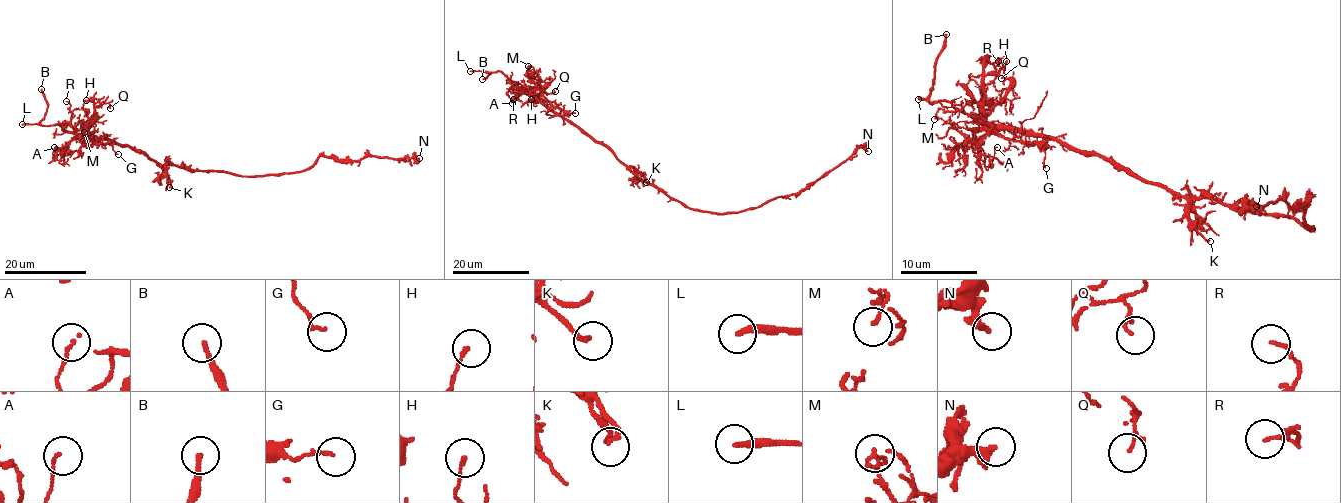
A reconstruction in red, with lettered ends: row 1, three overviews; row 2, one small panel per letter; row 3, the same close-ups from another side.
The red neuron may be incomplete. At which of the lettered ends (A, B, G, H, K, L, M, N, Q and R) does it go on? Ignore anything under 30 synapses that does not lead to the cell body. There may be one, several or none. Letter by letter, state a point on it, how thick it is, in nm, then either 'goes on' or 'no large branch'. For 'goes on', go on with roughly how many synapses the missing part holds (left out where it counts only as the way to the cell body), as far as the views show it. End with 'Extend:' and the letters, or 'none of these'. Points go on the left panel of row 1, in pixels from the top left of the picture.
A: place (54, 147); calibre 110 nm; no large branch
B: place (41, 89); calibre 190 nm; goes on
G: place (118, 154); calibre 120 nm; no large branch
H: place (86, 100); calibre 130 nm; no large branch
K: place (169, 187); calibre 170 nm; no large branch
L: place (22, 124); calibre 280 nm; no large branch
M: place (84, 132); calibre 120 nm; no large branch
N: place (419, 158); calibre 360 nm; no large branch
Q: place (110, 108); calibre 140 nm; no large branch
R: place (66, 101); calibre 130 nm; no large branch
Extend: B

